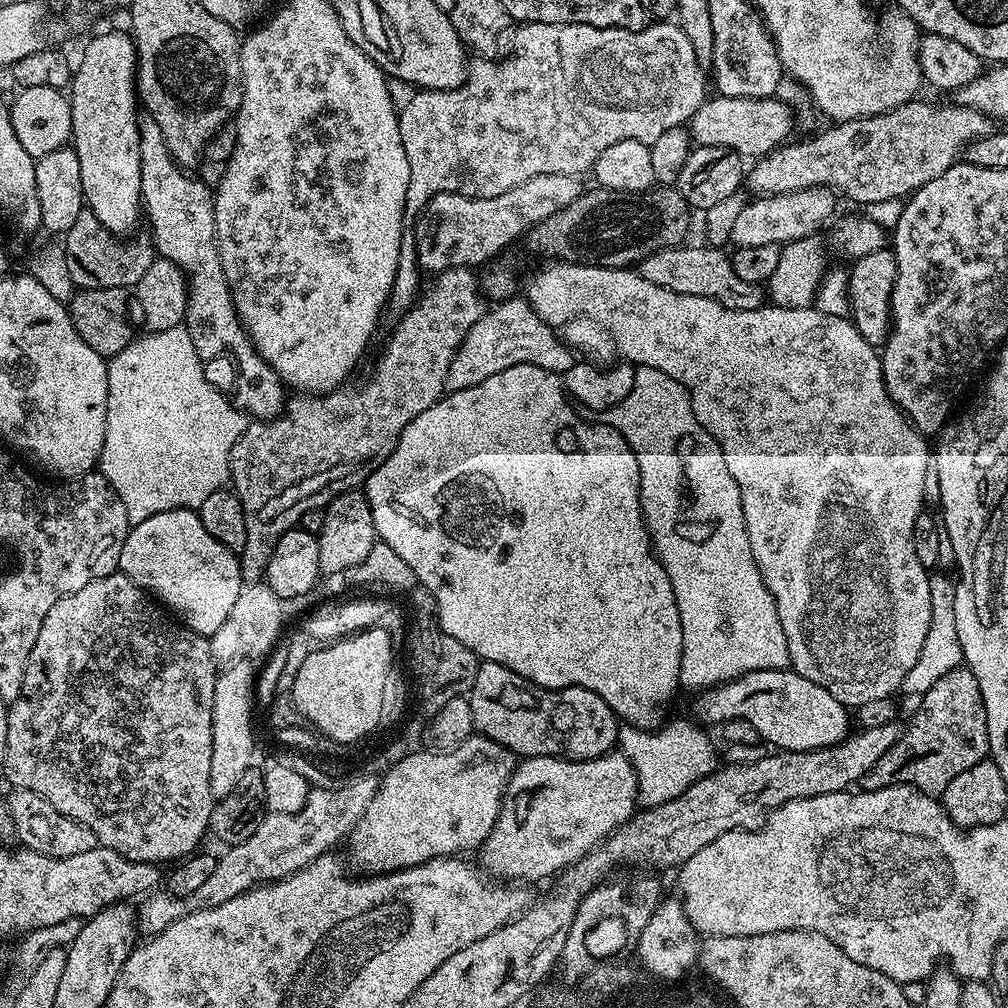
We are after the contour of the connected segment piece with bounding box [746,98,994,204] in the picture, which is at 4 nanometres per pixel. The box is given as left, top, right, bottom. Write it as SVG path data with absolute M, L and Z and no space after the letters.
M909 100L902 107L877 116L863 116L860 120L841 120L809 140L800 140L797 144L785 143L767 156L759 157L753 163L756 165L747 169L746 188L760 198L781 196L803 188L830 188L843 199L845 196L856 204L884 204L887 200L898 199L899 196L907 198L922 186L926 186L926 182L934 182L938 174L946 174L946 170L950 170L952 165L961 159L970 142L986 138L986 134L994 131L992 117L978 110L964 108L955 102L923 104L922 100Z

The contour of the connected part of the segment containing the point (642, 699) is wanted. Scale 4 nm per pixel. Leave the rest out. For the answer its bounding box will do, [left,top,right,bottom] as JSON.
[366,364,682,730]

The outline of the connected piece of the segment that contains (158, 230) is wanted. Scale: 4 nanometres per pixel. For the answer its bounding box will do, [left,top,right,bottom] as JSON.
[140,114,286,420]

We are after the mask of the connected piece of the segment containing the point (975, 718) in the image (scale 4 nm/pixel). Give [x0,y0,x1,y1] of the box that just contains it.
[859,666,988,798]

